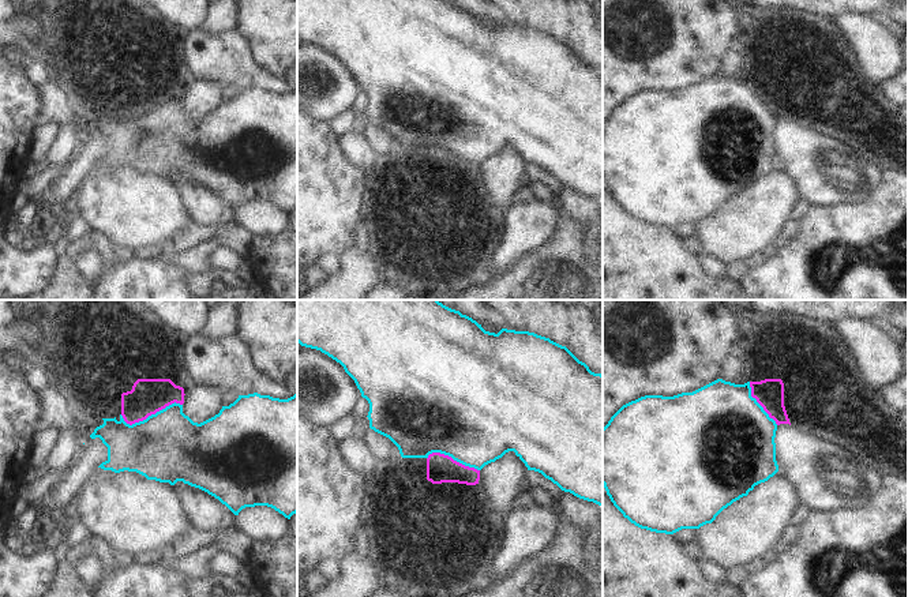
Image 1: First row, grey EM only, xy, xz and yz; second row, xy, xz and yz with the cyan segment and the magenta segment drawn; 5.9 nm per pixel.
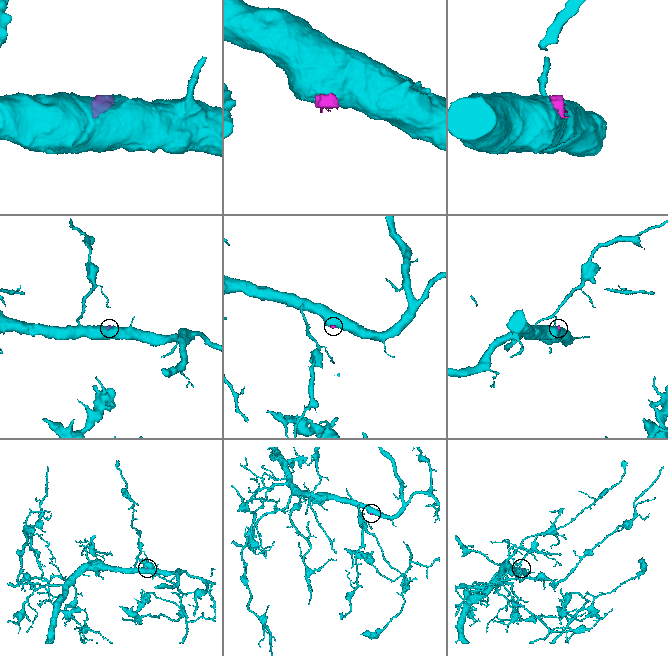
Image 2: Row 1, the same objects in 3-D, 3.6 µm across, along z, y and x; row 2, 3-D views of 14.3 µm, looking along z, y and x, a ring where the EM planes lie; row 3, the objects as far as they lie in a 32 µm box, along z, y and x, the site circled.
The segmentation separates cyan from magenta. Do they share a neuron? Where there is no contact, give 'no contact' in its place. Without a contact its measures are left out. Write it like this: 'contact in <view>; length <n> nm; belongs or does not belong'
contact in xy; length 380 nm; belongs

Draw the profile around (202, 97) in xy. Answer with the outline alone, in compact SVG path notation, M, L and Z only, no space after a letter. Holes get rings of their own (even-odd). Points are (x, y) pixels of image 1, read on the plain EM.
M195 80L184 90L183 108L194 117L203 117L220 108L224 86L214 80Z

